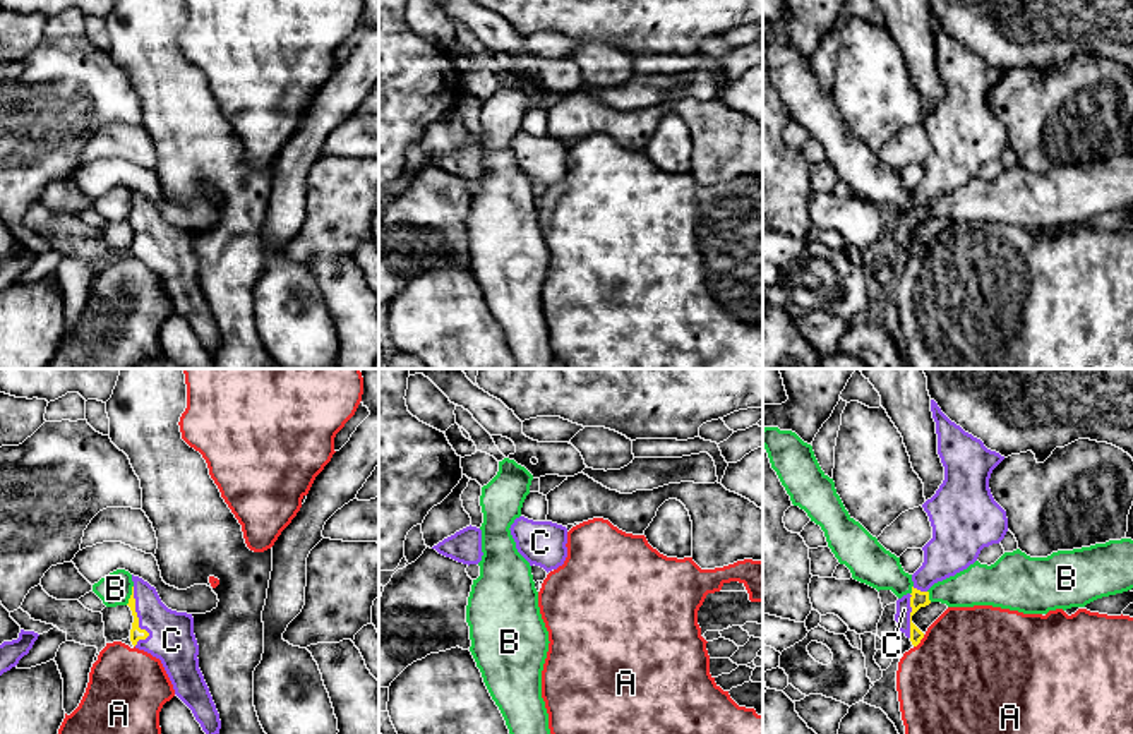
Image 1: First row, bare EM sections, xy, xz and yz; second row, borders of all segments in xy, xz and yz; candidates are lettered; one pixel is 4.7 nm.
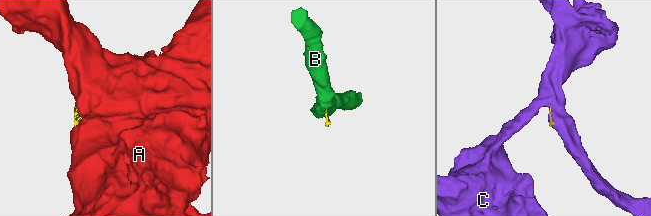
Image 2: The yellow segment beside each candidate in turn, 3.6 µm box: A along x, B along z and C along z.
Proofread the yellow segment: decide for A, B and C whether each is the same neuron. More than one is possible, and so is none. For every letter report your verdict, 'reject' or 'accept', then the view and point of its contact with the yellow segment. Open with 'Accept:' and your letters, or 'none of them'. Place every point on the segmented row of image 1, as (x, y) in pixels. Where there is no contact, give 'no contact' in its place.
Accept: C
A: reject | yz (919, 642)
B: reject | xy (131, 595)
C: accept | xy (137, 619)

